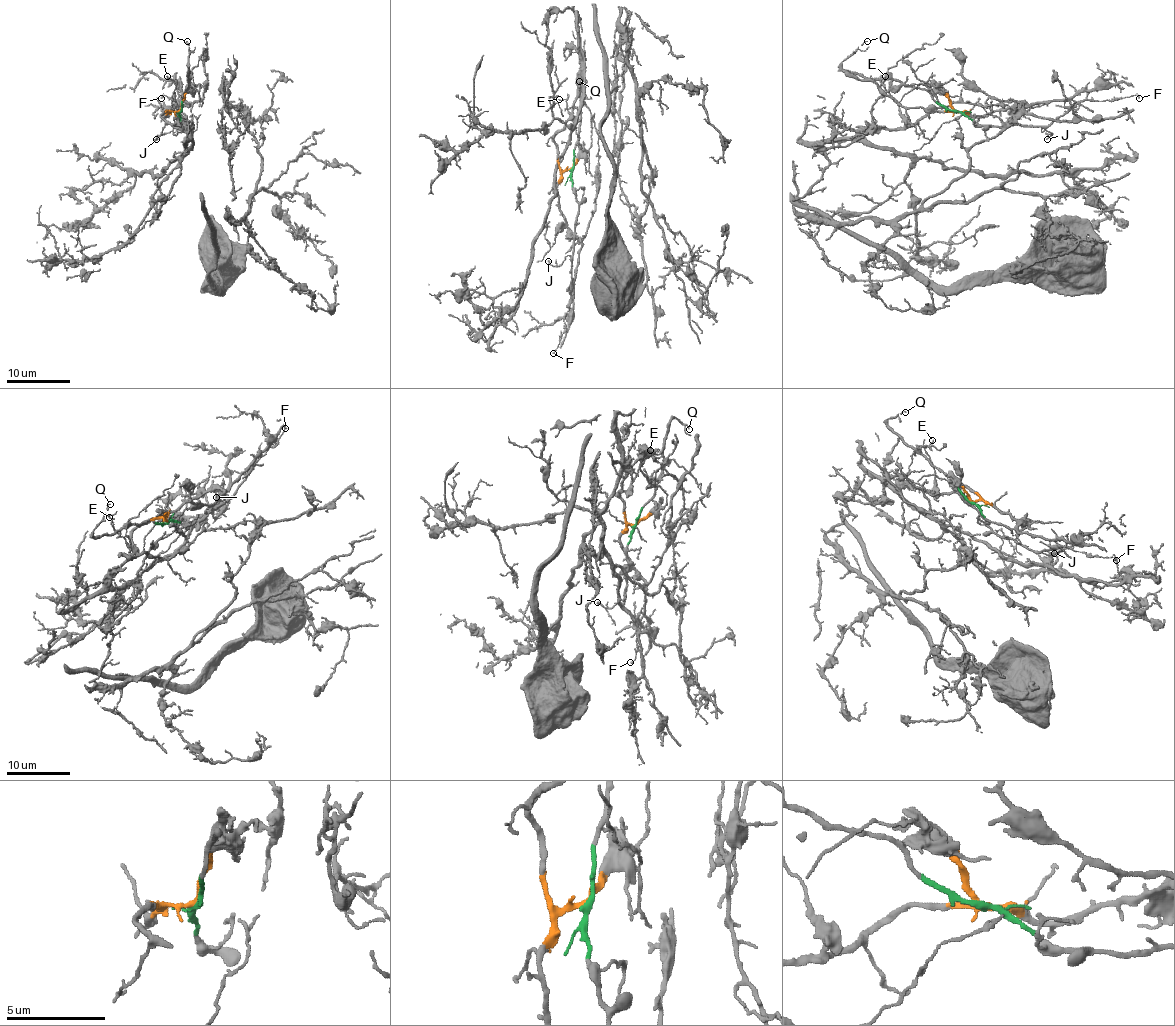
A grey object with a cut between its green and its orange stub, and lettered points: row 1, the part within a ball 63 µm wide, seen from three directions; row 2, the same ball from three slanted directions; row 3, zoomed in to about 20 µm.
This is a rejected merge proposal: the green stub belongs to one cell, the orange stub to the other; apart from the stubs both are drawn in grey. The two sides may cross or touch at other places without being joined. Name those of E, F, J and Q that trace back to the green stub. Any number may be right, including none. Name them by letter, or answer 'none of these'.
F, J, Q

